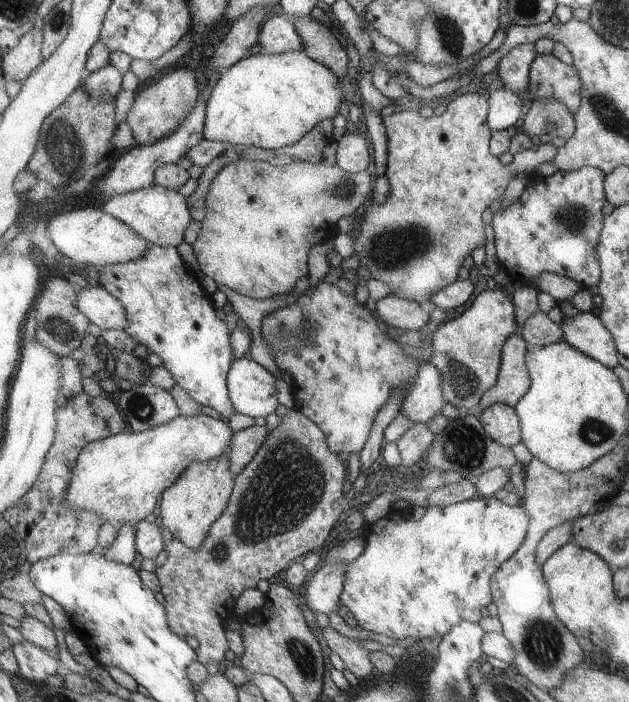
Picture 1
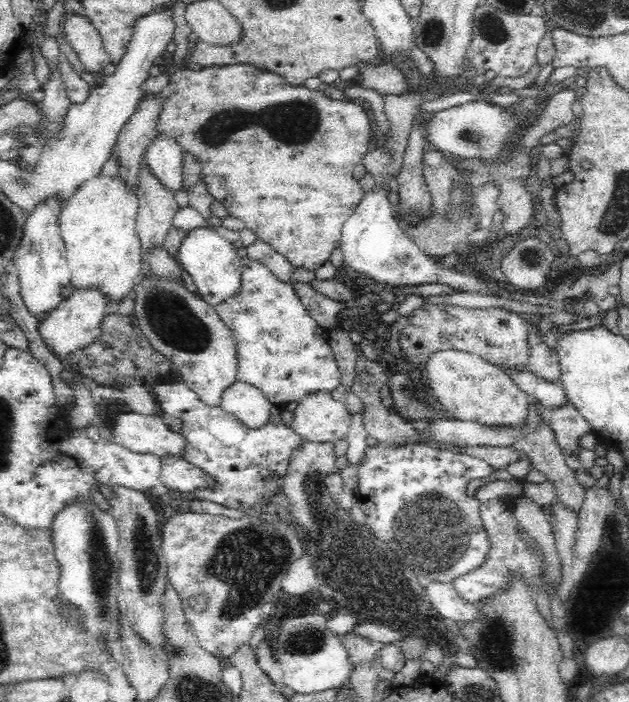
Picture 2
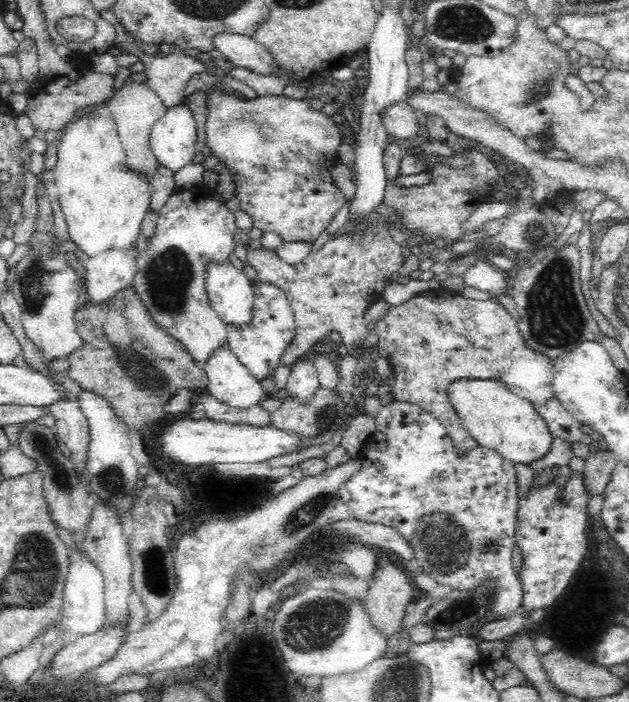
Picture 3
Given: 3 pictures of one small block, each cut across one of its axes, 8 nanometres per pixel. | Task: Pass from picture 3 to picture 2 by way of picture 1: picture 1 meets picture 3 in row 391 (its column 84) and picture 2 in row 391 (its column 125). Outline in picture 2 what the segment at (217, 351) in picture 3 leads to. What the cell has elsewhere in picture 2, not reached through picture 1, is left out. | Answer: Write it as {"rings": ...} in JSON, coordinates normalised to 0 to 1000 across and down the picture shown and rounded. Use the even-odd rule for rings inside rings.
{"rings":[[[375,541],[353,558],[350,578],[356,587],[385,598],[394,610],[413,610],[432,593],[429,584],[436,575],[420,564],[413,553]]]}

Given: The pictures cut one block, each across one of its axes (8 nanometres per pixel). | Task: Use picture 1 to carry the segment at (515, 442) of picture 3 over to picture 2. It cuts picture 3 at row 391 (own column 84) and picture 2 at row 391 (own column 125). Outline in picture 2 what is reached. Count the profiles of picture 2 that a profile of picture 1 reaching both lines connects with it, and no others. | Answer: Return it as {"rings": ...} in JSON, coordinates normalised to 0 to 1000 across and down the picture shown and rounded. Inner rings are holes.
{"rings":[[[700,499],[690,507],[684,507],[677,530],[693,570],[706,578],[712,590],[719,590],[719,595],[731,601],[763,604],[763,610],[769,607],[782,615],[801,610],[824,615],[836,610],[846,575],[843,564],[833,556],[827,556],[811,536],[804,536],[763,507],[728,499]]]}

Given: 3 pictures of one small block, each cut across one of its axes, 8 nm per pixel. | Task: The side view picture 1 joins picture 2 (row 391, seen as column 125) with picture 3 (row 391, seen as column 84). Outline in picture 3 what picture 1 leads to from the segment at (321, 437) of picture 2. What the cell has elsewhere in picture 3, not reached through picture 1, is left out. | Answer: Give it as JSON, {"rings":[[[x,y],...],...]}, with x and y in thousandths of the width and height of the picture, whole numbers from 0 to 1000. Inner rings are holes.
{"rings":[[[477,510],[461,521],[455,556],[464,564],[477,564],[480,570],[486,570],[490,564],[496,564],[496,558],[506,553],[506,547],[509,547],[509,541],[506,541],[506,527],[499,521],[499,513]]]}

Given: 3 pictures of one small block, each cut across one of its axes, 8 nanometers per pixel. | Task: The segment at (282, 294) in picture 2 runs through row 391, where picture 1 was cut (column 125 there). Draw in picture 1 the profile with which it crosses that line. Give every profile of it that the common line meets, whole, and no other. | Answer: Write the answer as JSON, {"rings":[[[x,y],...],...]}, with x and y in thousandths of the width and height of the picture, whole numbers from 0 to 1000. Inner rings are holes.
{"rings":[[[237,348],[234,356],[211,373],[196,376],[167,376],[167,379],[145,379],[148,396],[157,407],[170,410],[196,436],[202,450],[202,464],[196,473],[211,481],[215,490],[234,493],[243,504],[259,513],[262,527],[278,538],[291,556],[297,556],[320,578],[335,578],[339,584],[351,587],[355,595],[377,587],[364,558],[364,530],[374,519],[374,499],[367,490],[367,467],[358,456],[345,450],[345,439],[339,436],[339,422],[329,419],[316,393],[291,373],[281,353],[259,353],[250,348]]]}

